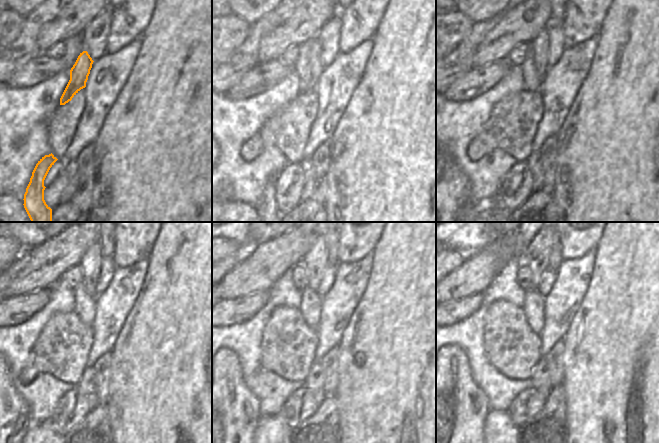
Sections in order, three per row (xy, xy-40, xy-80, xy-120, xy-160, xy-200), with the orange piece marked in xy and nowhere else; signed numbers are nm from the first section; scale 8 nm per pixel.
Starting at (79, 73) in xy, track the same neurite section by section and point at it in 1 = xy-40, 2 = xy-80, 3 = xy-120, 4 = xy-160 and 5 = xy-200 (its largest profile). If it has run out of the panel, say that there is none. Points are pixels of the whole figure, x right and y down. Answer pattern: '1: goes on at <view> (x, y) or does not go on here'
1: goes on at xy-40 (316, 68)
2: goes on at xy-80 (539, 45)
3: goes on at xy-120 (91, 261)
4: goes on at xy-160 (314, 261)
5: goes on at xy-200 (537, 256)

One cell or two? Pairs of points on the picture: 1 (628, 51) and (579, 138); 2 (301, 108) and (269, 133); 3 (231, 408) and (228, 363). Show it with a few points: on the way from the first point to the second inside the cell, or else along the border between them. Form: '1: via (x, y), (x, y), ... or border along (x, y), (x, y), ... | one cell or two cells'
1: via (628, 73), (628, 89), (601, 116) | one cell
2: via (293, 116), (277, 130) | one cell
3: via (227, 397), (227, 374) | one cell

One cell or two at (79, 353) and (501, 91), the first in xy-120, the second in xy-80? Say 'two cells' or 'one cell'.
two cells

